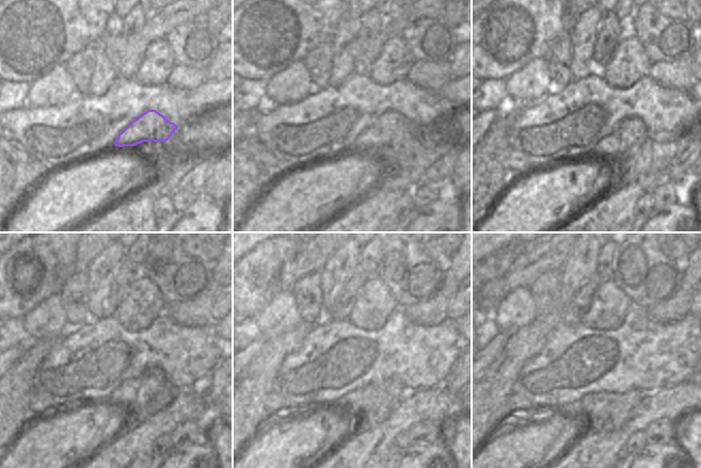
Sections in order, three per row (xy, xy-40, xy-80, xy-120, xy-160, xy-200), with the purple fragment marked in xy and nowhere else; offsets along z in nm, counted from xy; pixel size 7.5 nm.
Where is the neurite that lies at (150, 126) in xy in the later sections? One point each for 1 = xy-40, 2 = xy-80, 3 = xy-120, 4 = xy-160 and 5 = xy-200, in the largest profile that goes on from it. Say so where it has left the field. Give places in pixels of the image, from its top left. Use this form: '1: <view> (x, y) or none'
1: xy-40 (389, 127)
2: xy-80 (632, 132)
3: xy-120 (138, 394)
4: xy-160 (373, 403)
5: xy-200 (606, 413)

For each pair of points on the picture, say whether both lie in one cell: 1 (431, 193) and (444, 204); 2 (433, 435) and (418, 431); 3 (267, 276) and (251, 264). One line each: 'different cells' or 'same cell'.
1: different cells
2: same cell
3: same cell

